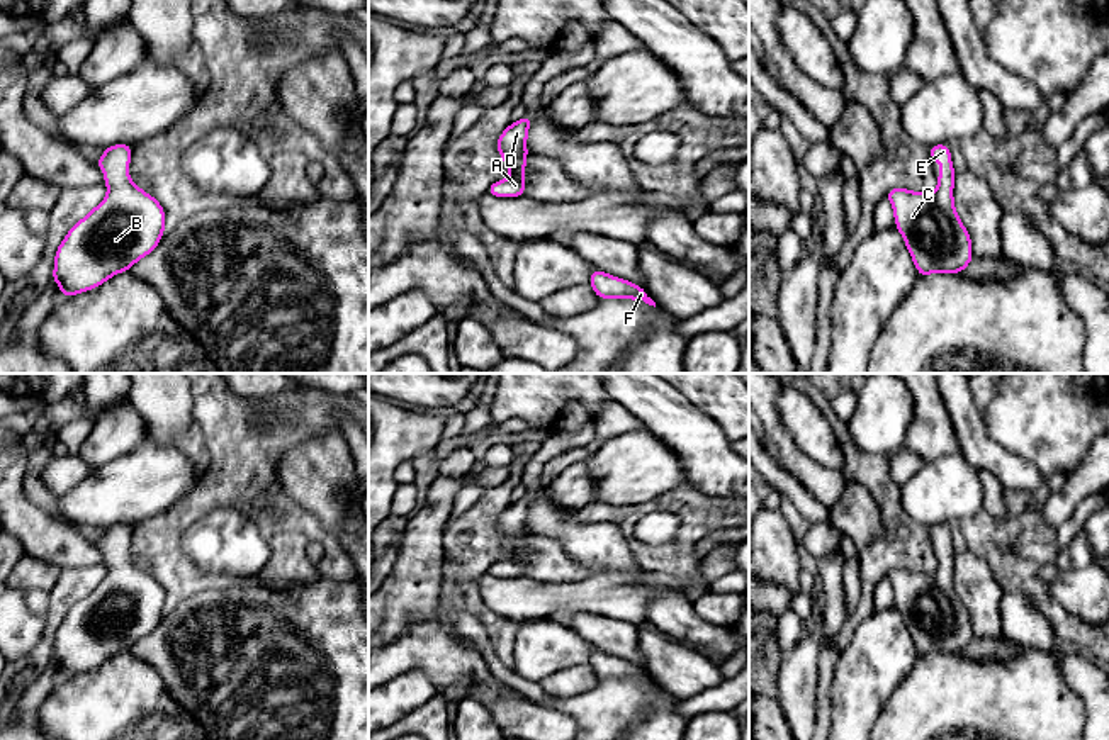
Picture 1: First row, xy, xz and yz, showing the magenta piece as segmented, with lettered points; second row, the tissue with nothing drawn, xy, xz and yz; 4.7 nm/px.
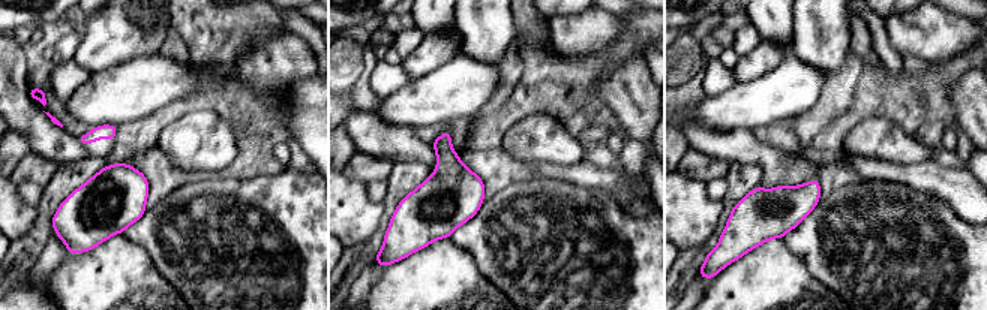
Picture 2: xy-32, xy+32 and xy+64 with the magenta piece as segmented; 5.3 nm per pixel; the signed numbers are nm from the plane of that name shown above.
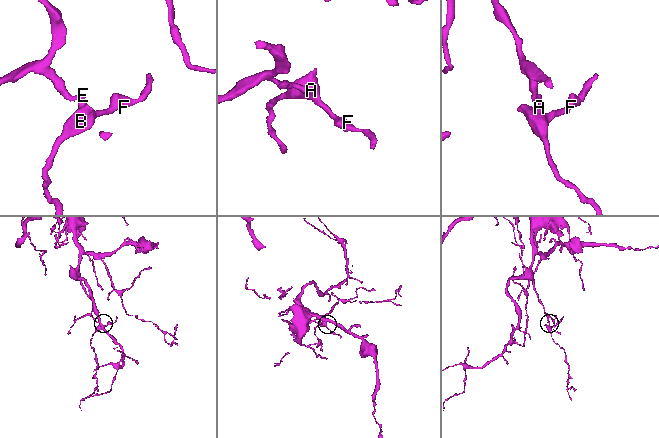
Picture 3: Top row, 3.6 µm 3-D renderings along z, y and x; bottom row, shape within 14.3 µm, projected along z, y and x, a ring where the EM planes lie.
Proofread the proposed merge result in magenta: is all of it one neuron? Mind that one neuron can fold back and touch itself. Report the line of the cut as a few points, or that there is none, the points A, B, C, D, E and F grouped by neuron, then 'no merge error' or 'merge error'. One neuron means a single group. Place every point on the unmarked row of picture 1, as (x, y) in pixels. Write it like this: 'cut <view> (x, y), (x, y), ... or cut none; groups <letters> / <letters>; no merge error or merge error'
cut none; groups A B C D E F; no merge error

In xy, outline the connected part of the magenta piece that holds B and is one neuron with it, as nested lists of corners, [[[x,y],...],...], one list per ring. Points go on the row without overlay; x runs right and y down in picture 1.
[[[129,524],[105,528],[93,545],[104,550],[104,563],[109,574],[78,601],[65,616],[54,635],[53,662],[61,669],[65,679],[97,669],[110,657],[131,650],[131,647],[149,635],[165,613],[165,589],[161,584],[131,562],[126,550],[132,538]]]

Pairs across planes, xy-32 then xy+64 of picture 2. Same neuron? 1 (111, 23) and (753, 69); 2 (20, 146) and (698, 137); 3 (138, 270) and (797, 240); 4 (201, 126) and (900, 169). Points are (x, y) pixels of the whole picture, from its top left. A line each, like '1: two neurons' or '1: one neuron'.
1: one neuron
2: two neurons
3: two neurons
4: two neurons

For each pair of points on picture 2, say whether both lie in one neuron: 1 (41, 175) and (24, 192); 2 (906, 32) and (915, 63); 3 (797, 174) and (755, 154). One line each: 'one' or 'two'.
1: two
2: two
3: one

